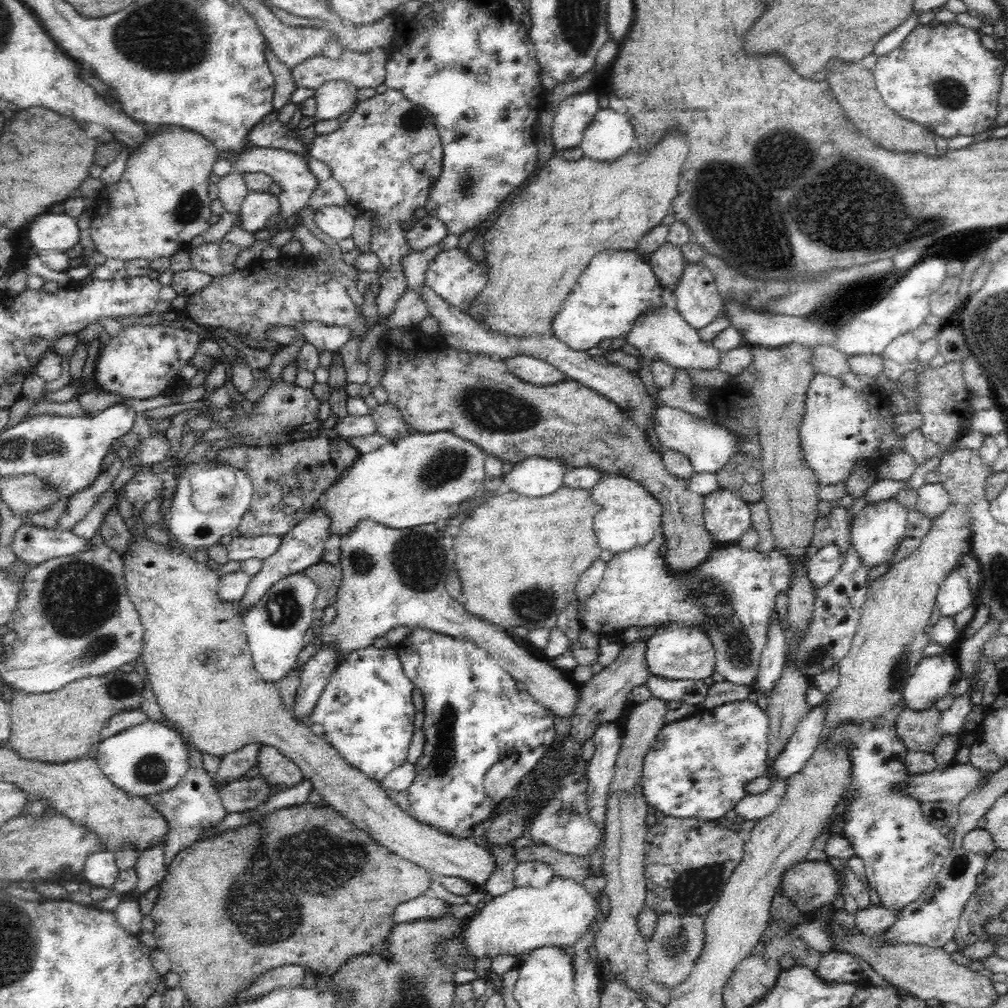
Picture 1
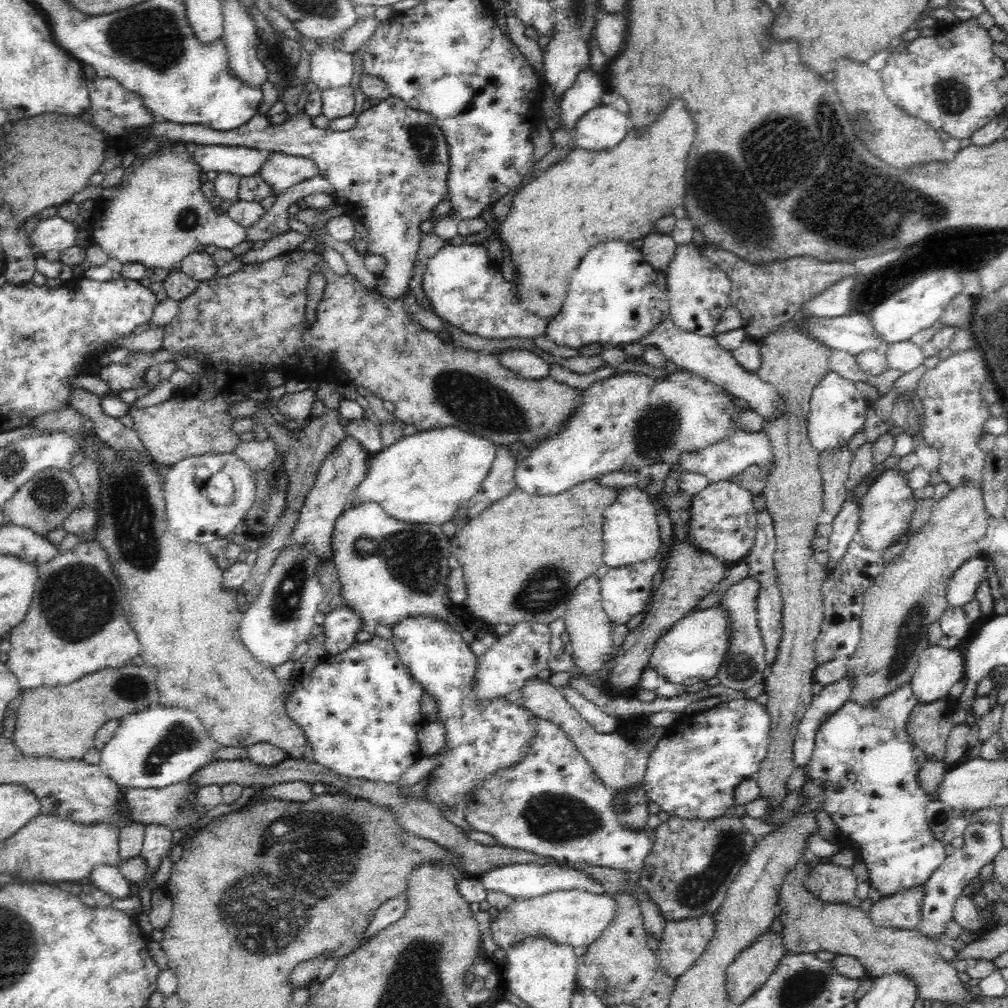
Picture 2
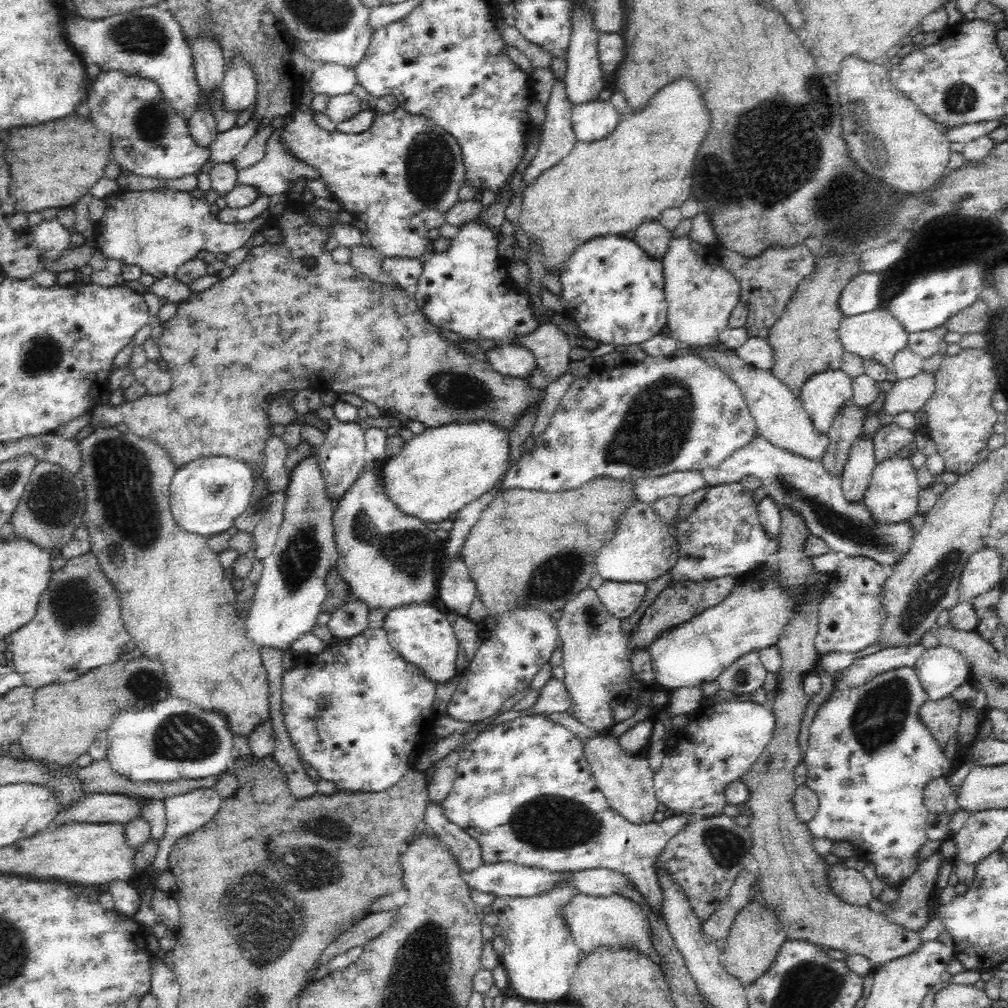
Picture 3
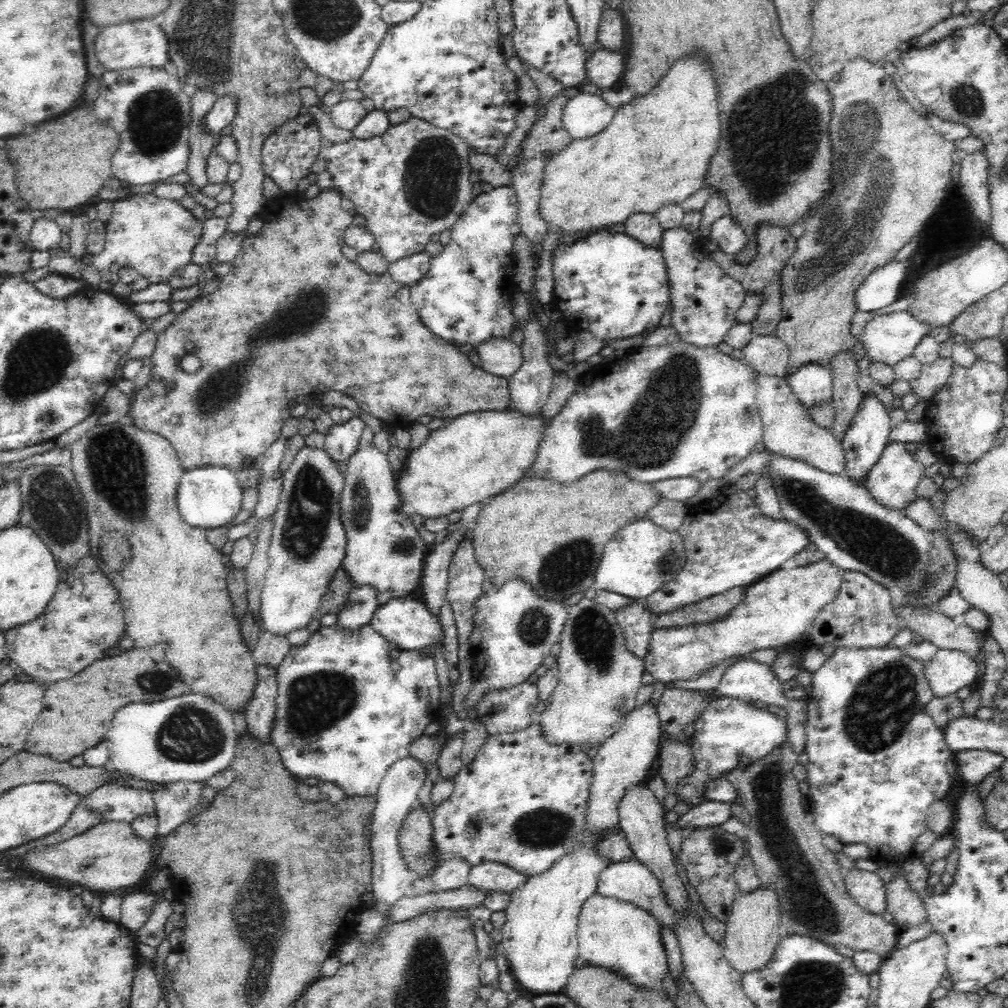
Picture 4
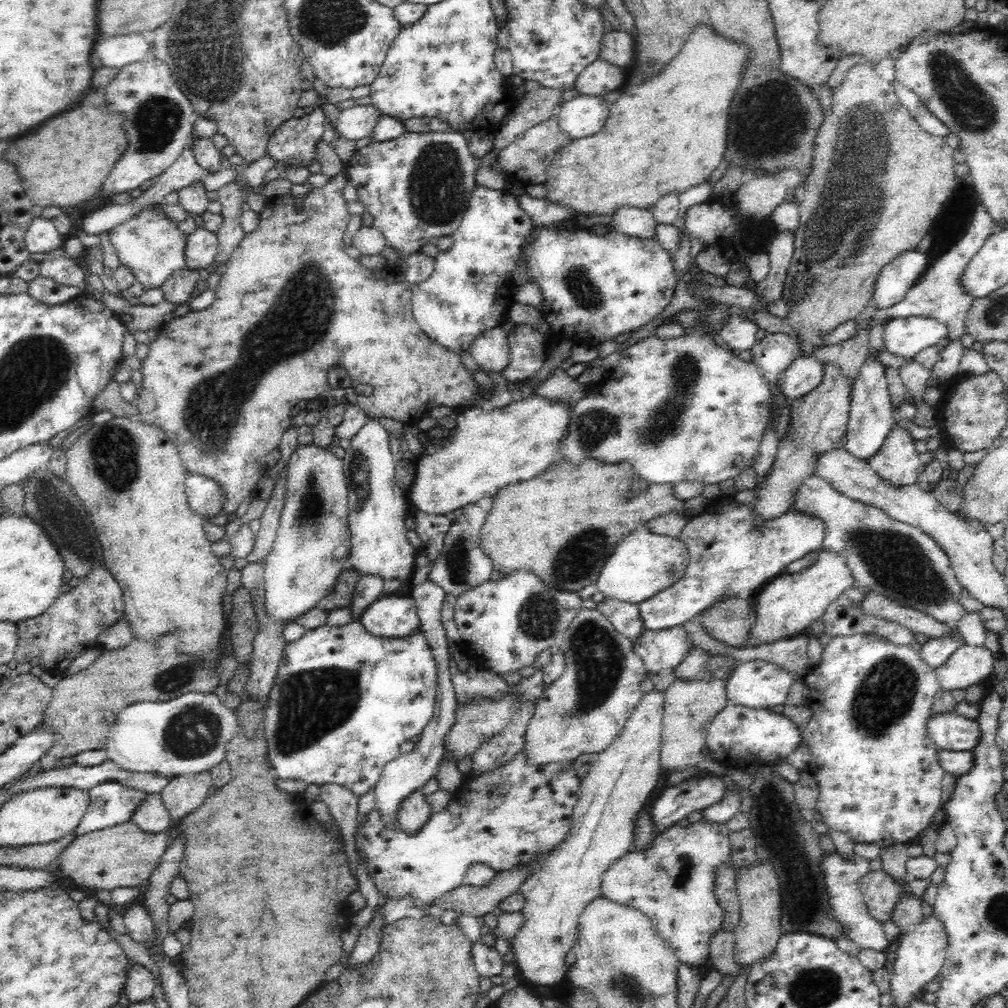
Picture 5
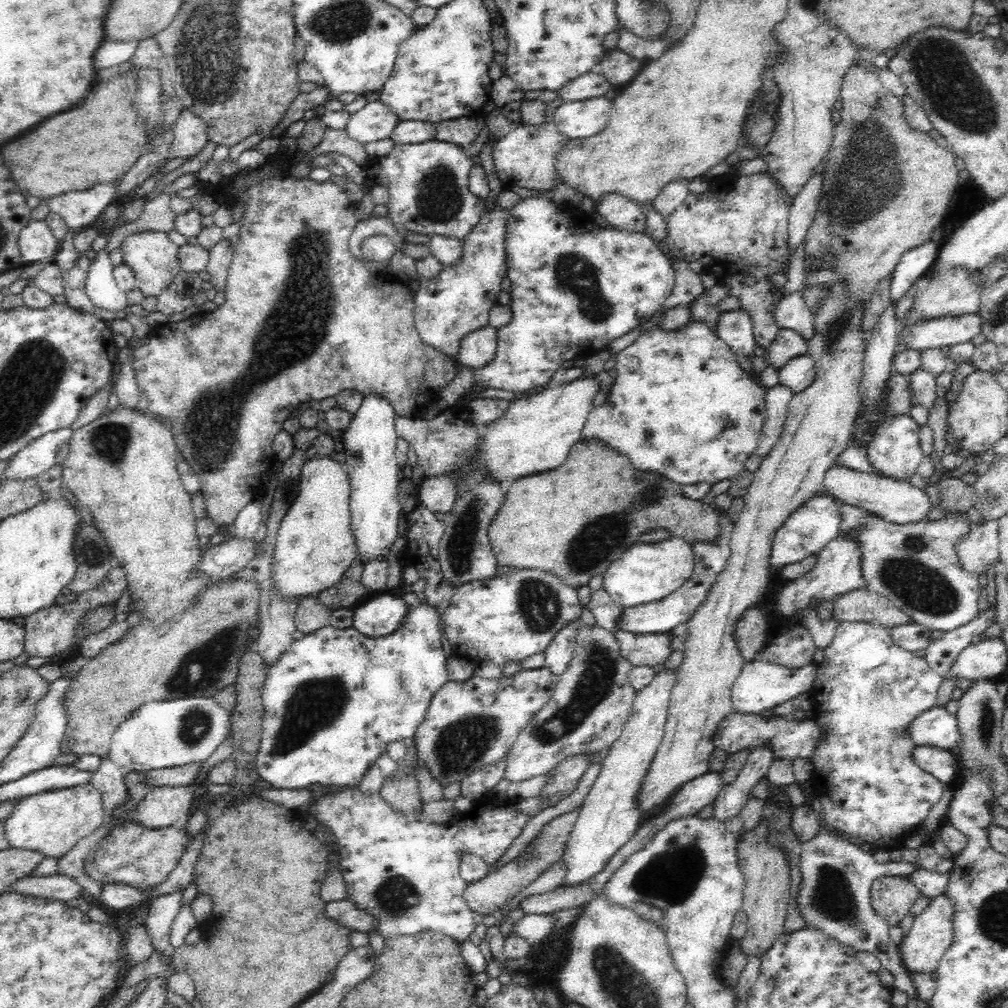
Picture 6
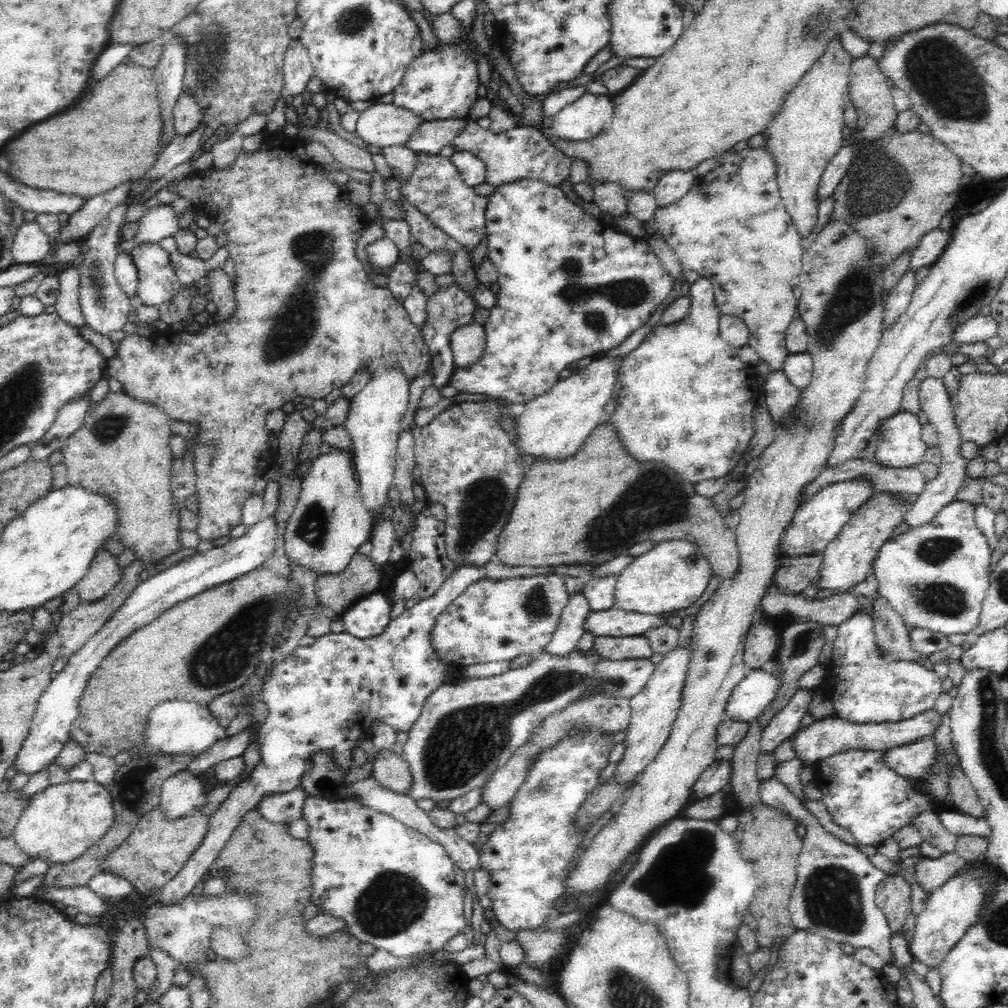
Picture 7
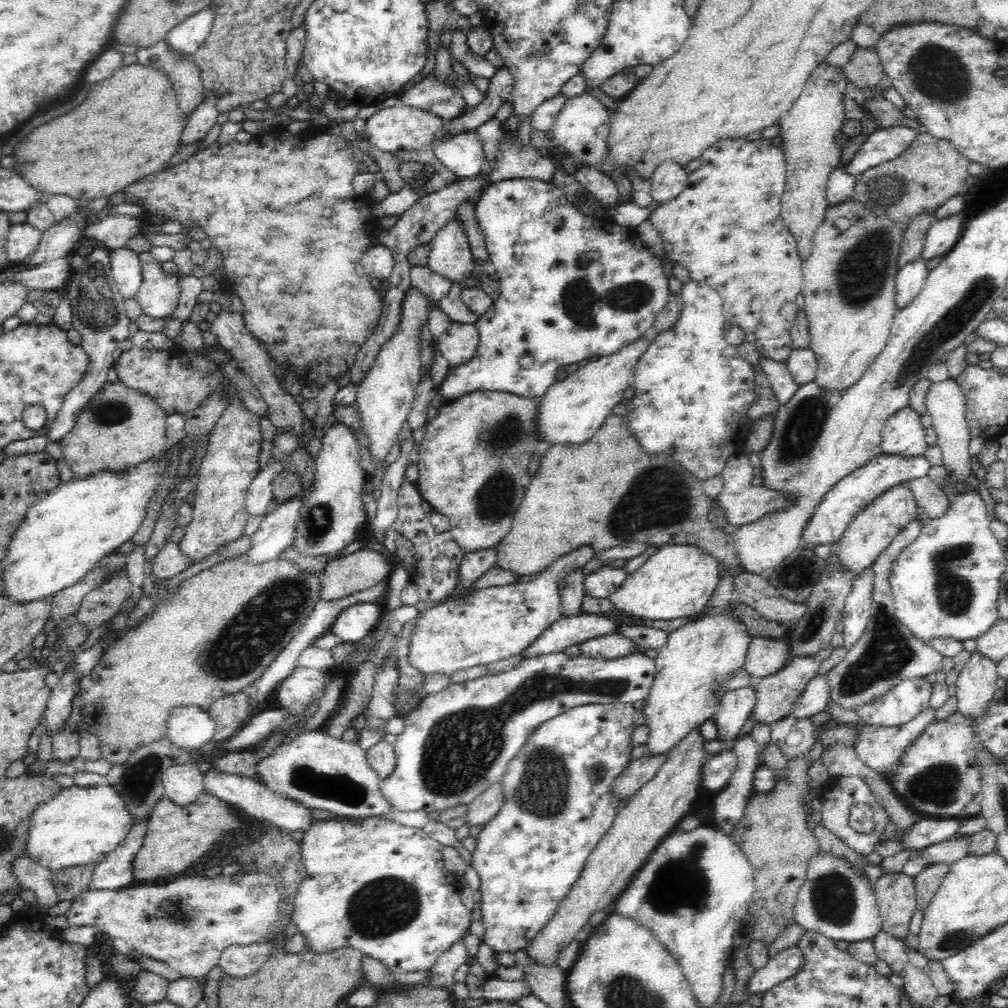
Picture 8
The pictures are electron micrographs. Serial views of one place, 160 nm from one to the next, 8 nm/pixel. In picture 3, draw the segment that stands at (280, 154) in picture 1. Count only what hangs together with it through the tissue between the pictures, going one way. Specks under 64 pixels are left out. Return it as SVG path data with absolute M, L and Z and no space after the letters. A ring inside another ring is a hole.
M121 70L101 71L88 86L90 120L112 134L112 160L122 171L150 178L180 178L204 170L210 150L193 141L180 114L167 105L160 87L150 79L128 76Z

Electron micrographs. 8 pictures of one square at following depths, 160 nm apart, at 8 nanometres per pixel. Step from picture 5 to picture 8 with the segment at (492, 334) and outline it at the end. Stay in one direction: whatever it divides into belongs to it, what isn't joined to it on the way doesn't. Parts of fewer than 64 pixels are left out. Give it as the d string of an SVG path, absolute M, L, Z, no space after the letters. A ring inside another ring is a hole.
M456 321L438 339L442 356L448 360L449 367L468 362L479 345L479 332L475 324L462 324Z

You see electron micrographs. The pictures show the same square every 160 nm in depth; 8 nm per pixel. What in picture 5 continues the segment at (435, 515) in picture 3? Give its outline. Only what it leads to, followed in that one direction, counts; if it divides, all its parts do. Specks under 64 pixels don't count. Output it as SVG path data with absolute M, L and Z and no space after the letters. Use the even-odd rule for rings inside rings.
M538 395L518 398L504 408L480 410L476 406L457 411L456 426L434 451L423 452L414 460L416 472L407 498L413 509L433 515L459 512L466 505L488 501L505 486L527 481L542 474L557 461L560 440L568 432L571 408L564 401L552 401Z

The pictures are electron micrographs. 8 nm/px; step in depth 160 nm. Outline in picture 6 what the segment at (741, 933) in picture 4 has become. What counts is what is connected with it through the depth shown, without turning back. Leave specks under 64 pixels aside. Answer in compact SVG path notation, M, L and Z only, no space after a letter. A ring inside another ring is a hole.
M761 819L752 830L744 833L737 844L740 869L746 886L742 898L742 911L747 914L748 930L740 940L741 950L750 955L762 956L782 936L790 901L790 865L782 848L769 848L765 844L768 821Z

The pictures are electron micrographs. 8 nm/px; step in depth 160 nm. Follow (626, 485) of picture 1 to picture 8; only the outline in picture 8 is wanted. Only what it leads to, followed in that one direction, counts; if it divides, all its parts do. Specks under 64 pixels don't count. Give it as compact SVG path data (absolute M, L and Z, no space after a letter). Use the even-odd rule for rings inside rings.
M667 544L650 555L625 582L608 596L616 609L646 620L673 620L698 615L712 599L720 580L716 557L700 547Z

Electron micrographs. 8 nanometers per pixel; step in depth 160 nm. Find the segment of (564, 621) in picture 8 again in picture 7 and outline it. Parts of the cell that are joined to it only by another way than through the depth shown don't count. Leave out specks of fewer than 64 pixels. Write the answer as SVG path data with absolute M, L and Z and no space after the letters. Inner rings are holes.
M611 607L608 610L591 611L583 624L583 629L584 633L588 632L594 637L640 636L648 630L666 625L669 618L683 616L684 613L685 610L670 615L652 615L627 612Z

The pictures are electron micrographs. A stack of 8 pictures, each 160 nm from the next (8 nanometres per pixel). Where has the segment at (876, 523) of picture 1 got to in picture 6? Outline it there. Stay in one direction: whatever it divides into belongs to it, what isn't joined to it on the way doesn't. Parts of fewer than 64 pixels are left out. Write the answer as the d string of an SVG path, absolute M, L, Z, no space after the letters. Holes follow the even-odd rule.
M910 414L886 416L875 429L874 436L866 447L868 460L872 463L874 469L880 471L880 474L884 476L908 481L917 472L918 465L925 457L918 439L920 429L921 426L910 417Z

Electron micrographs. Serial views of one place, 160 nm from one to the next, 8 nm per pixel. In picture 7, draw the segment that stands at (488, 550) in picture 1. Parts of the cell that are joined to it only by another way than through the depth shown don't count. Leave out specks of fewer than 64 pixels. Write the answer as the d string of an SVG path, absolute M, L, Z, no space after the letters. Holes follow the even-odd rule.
M605 418L584 441L574 456L560 464L554 460L534 460L524 482L518 490L518 500L510 512L508 522L497 538L495 553L506 566L558 566L588 563L598 567L642 542L651 540L688 541L698 545L710 561L714 575L720 579L735 578L740 571L740 553L736 546L736 533L724 523L712 499L693 492L694 484L686 482L672 469L662 470L656 478L654 462L636 462L624 450L616 428Z

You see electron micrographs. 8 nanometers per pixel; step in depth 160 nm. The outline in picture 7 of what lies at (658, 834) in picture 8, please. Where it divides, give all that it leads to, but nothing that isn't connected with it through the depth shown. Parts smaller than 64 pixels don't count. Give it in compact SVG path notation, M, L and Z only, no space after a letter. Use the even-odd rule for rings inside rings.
M830 220L818 234L818 238L804 251L798 286L801 290L797 312L802 317L808 333L807 352L812 355L813 374L810 384L803 389L796 408L796 420L788 428L777 428L776 438L764 448L757 459L757 468L752 475L747 476L745 499L738 513L740 522L735 529L736 546L740 553L740 571L735 578L721 579L720 587L710 599L700 607L693 623L691 650L693 650L686 682L682 688L682 707L672 724L672 732L664 742L662 750L656 758L639 774L634 785L624 798L620 811L617 812L595 835L586 851L580 856L575 869L567 878L565 898L576 900L592 890L605 890L606 885L617 874L617 870L630 859L630 855L642 847L650 834L658 830L669 820L682 812L688 802L694 800L694 784L698 777L714 761L716 748L719 744L716 738L717 726L720 725L726 712L726 704L736 684L747 674L743 655L745 639L748 637L750 626L762 621L762 614L758 613L760 602L773 585L773 578L779 567L781 555L778 554L781 536L788 528L795 512L800 506L799 500L804 487L808 486L818 473L821 473L827 463L828 455L832 452L834 441L842 419L858 400L864 388L864 380L868 373L869 362L878 348L883 337L882 322L884 320L884 270L880 259L870 253L869 240L861 236L852 226L840 220Z

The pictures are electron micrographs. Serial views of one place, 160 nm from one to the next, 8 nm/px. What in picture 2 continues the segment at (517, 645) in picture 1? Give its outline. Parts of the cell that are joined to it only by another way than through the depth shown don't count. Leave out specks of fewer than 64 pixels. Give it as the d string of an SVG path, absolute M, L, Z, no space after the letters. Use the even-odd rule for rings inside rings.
M372 501L356 503L341 513L331 536L333 555L330 560L336 565L343 601L360 616L364 631L374 634L376 625L391 628L408 618L420 616L444 620L452 627L459 626L459 620L452 612L447 586L453 559L452 538L440 528L441 525L407 523L393 519L380 504ZM532 676L521 690L523 692L522 706L526 707L534 717L542 720L548 720L558 725L572 742L575 742L580 754L586 759L586 762L592 766L596 776L613 792L624 792L636 786L645 785L644 774L648 766L648 758L651 752L656 748L656 744L667 732L667 727L655 727L650 731L648 738L641 743L629 742L618 733L602 734L578 713L578 710L570 706L567 698L563 697L561 687L554 687L548 683L548 680L536 679Z

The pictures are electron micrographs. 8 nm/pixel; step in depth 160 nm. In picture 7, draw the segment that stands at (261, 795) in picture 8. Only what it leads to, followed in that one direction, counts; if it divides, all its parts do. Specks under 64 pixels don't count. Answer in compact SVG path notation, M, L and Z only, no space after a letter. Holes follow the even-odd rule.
M298 786L287 793L264 796L255 809L270 822L290 824L303 817L303 804L307 798L307 792Z

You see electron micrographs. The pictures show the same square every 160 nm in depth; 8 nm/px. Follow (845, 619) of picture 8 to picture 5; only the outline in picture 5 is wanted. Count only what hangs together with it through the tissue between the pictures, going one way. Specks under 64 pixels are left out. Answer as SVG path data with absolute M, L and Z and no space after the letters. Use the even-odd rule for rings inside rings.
M856 634L831 638L823 652L822 662L811 668L804 676L804 681L810 691L810 698L806 705L812 711L812 716L800 732L803 736L803 743L811 750L808 771L817 780L819 798L816 810L821 814L823 822L834 830L846 833L856 843L878 844L881 850L900 843L911 844L912 840L929 826L934 814L942 808L940 805L942 802L940 799L941 782L945 772L938 762L939 748L928 736L928 720L934 714L932 709L934 698L941 689L936 671L922 661L919 652L915 652L911 646L895 646L876 634Z

